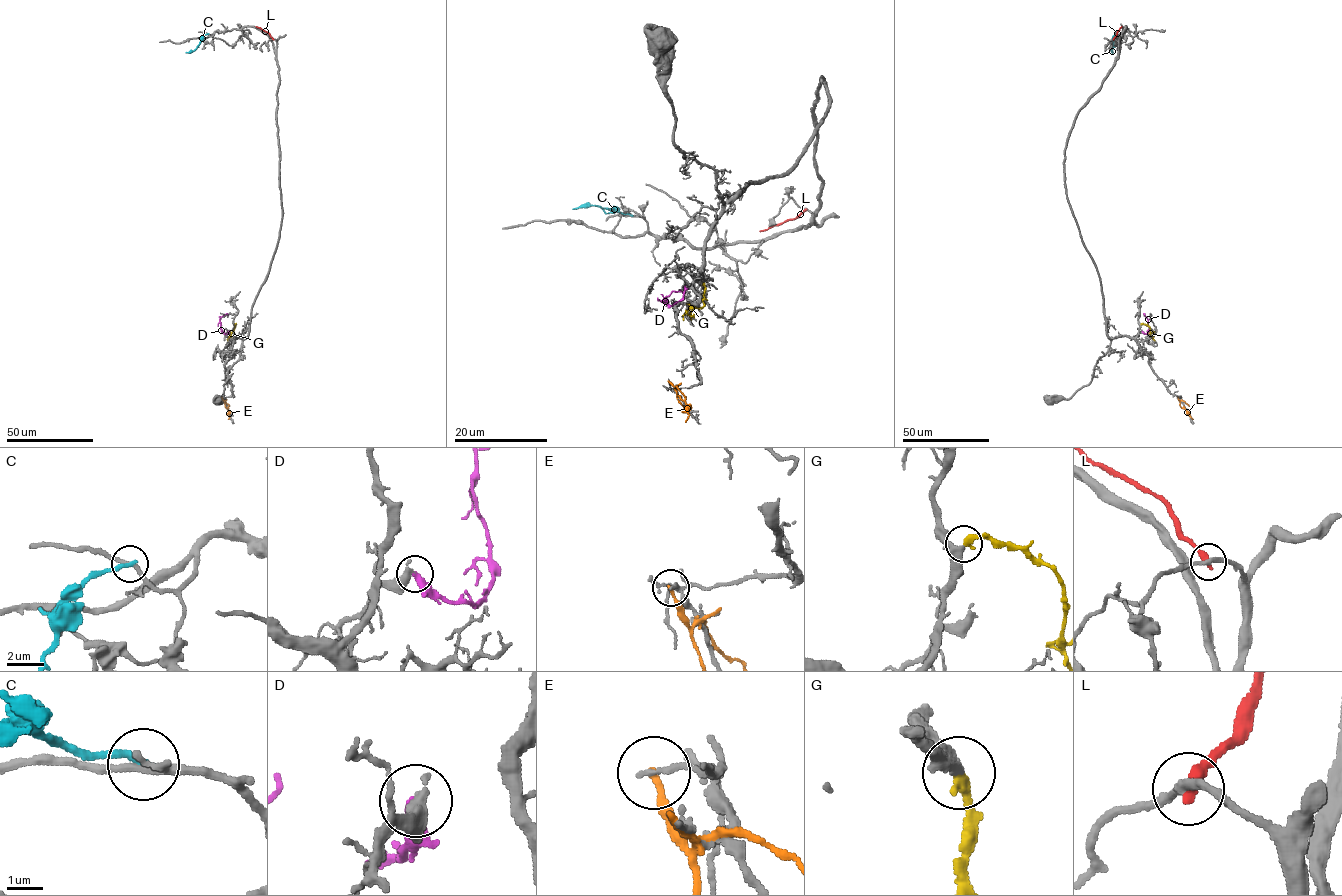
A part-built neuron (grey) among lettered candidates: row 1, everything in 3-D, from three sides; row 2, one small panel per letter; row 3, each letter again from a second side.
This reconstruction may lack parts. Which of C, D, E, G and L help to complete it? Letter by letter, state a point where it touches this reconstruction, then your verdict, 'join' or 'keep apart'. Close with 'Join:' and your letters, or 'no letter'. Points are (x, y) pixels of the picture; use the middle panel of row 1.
C: contact (631, 215); keep apart
D: contact (685, 286); join
E: contact (668, 381); keep apart
G: contact (703, 282); join
L: contact (805, 209); keep apart
Join: D, G

